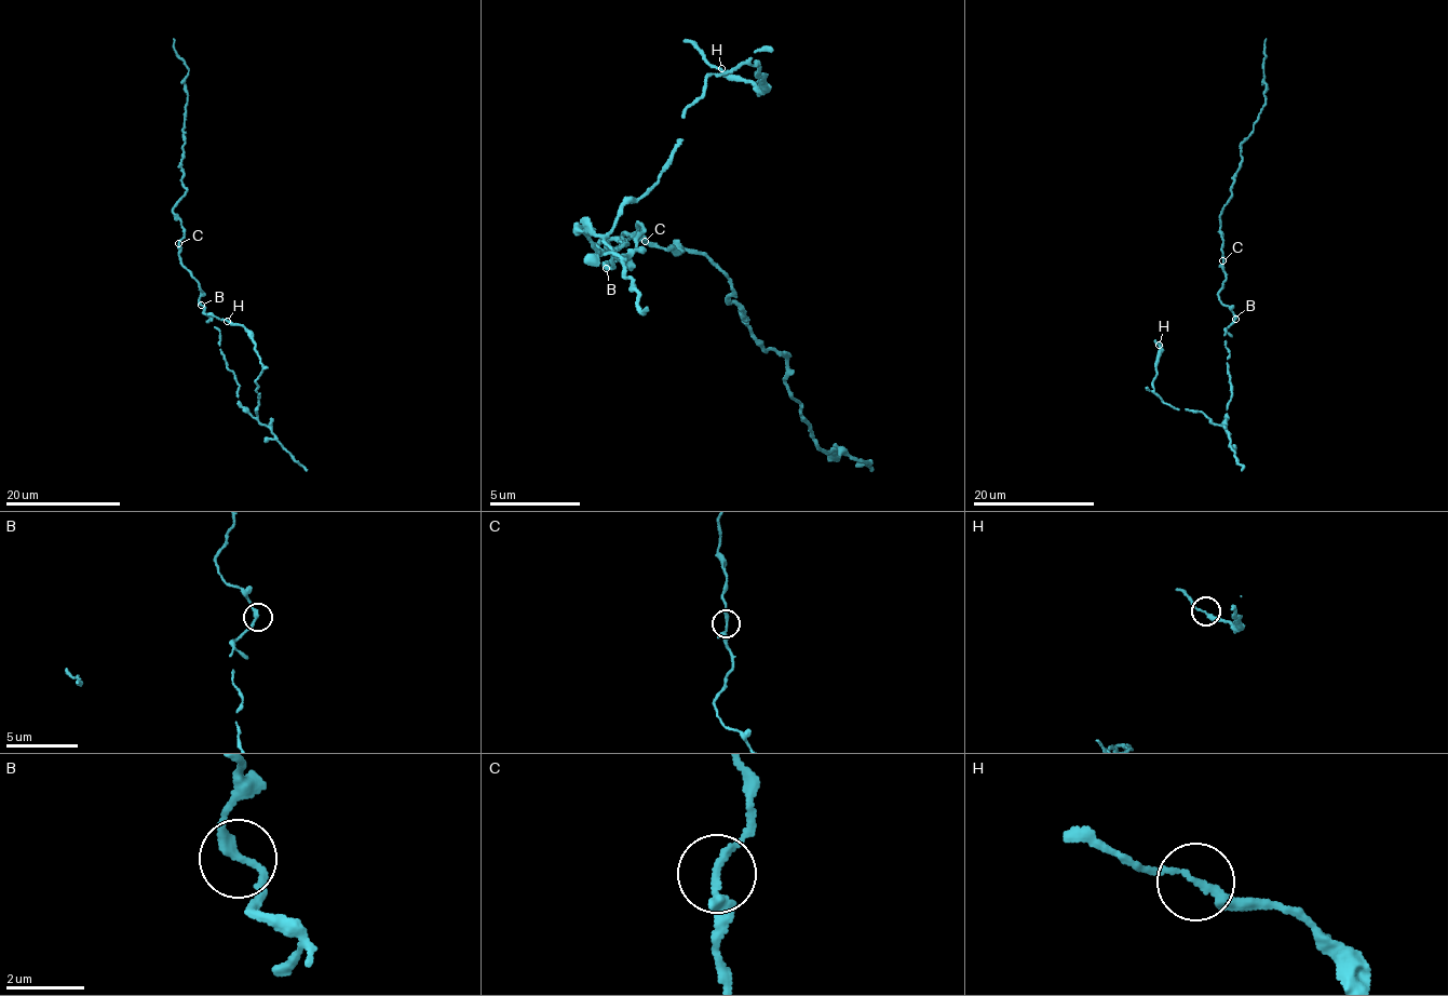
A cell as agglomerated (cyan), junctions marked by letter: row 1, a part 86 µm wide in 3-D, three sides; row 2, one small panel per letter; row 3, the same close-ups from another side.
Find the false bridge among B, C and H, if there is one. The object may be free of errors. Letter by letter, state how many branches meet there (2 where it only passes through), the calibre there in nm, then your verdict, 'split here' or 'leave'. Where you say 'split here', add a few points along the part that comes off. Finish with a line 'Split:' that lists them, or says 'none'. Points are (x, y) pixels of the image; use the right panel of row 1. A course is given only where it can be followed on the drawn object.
B: 2 branches meet; 220 nm thick; leave
C: 2 branches meet; 220 nm thick; leave
H: 2 branches meet; 200 nm thick; leave
Split: none

